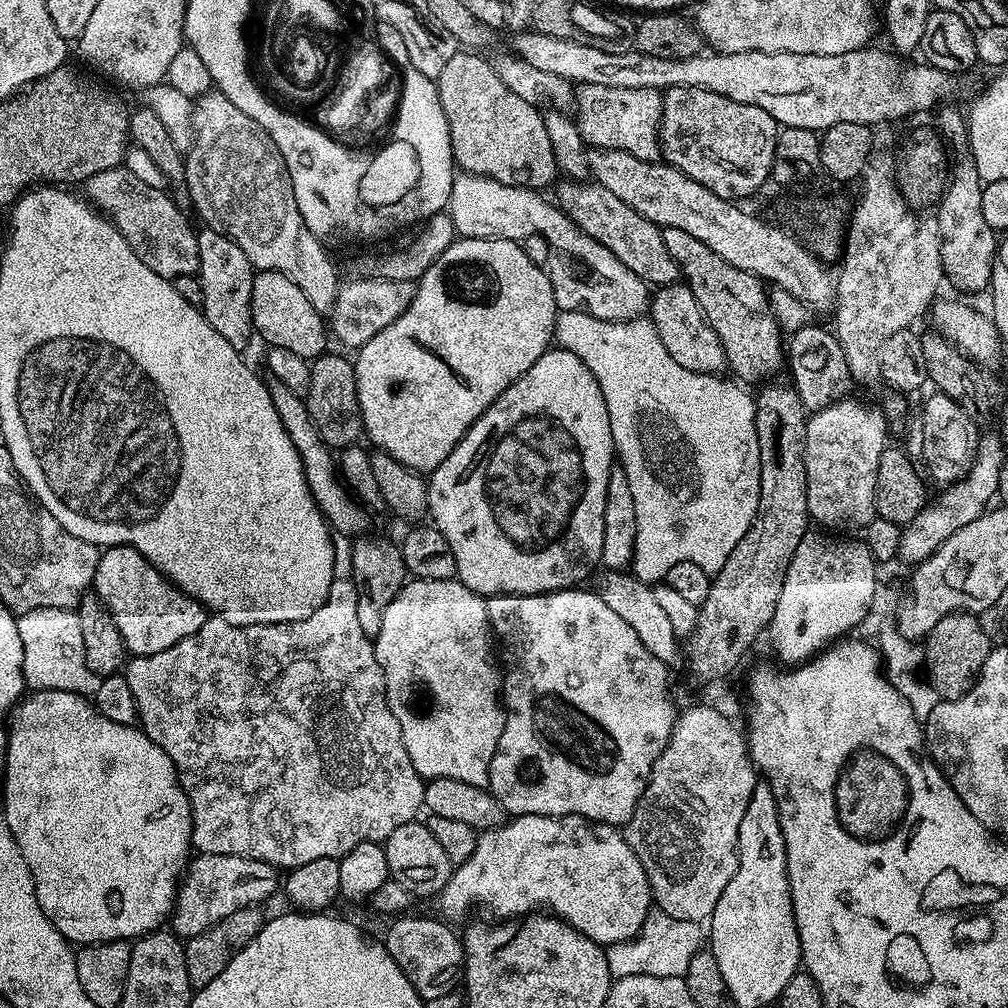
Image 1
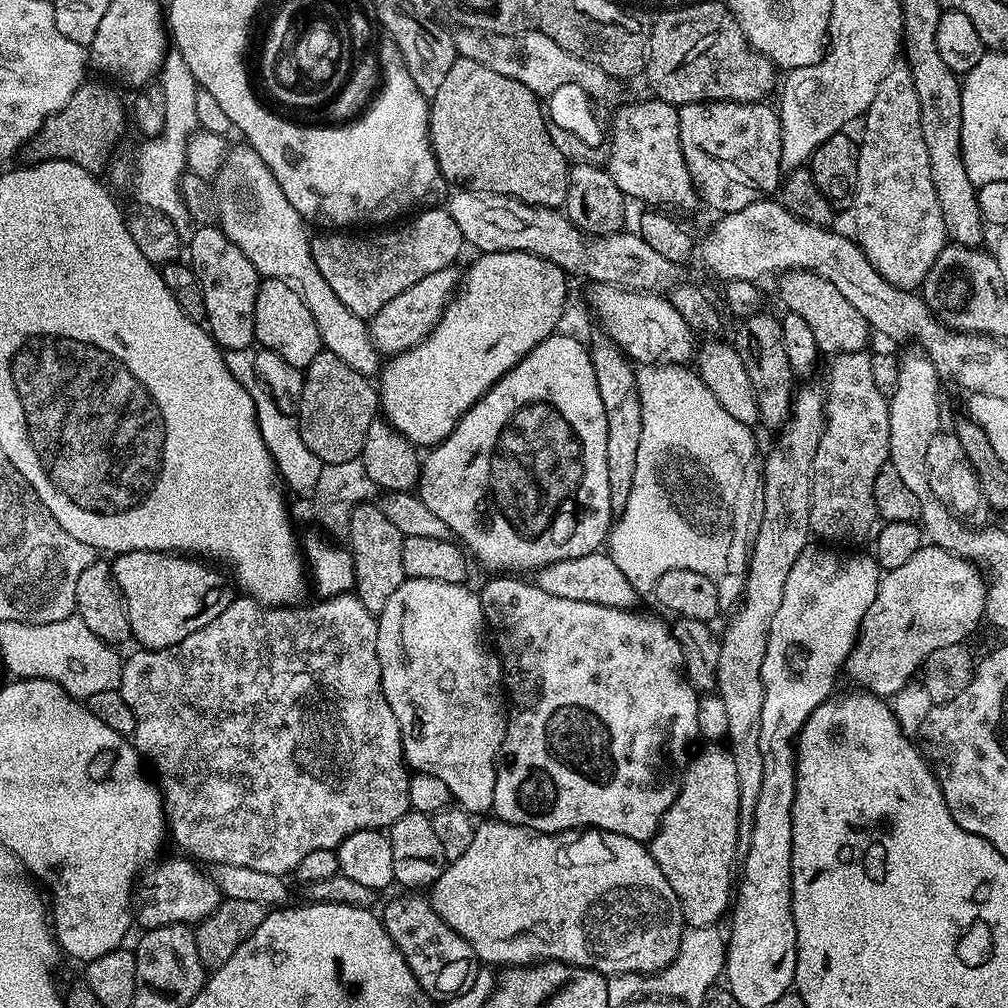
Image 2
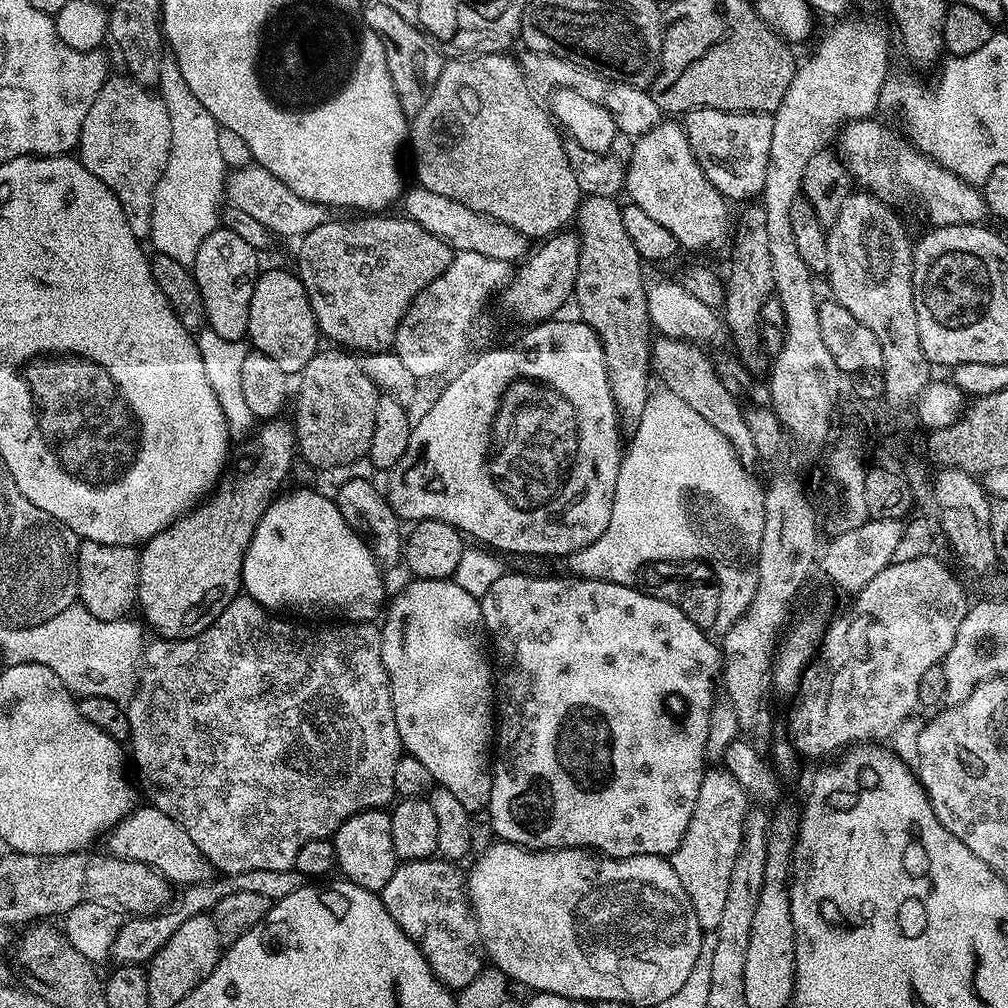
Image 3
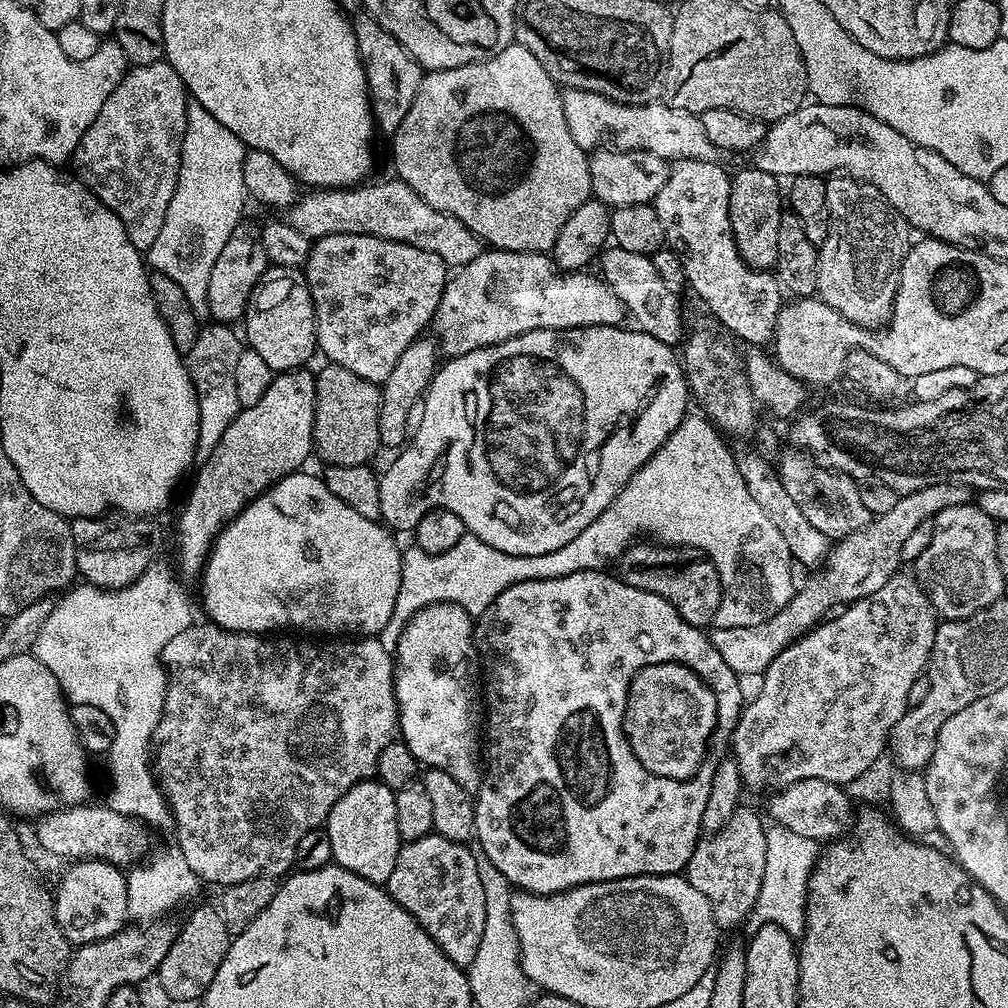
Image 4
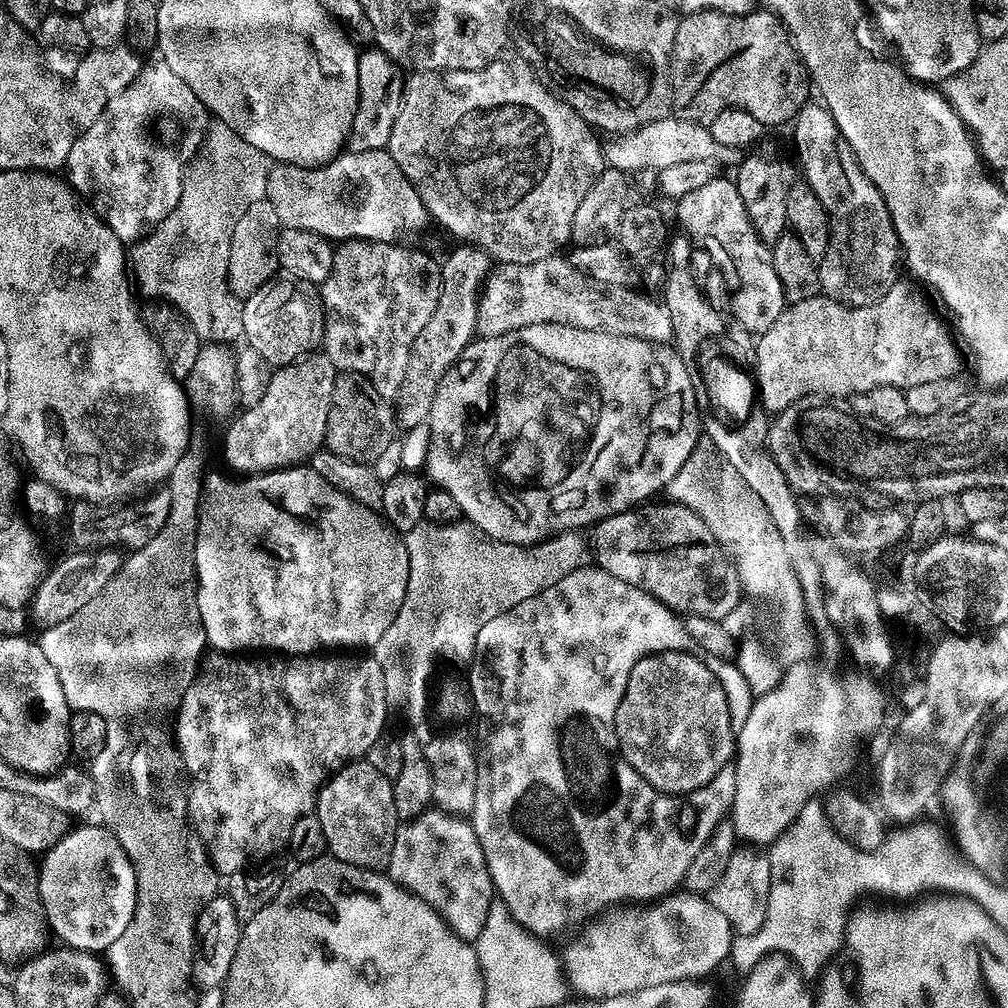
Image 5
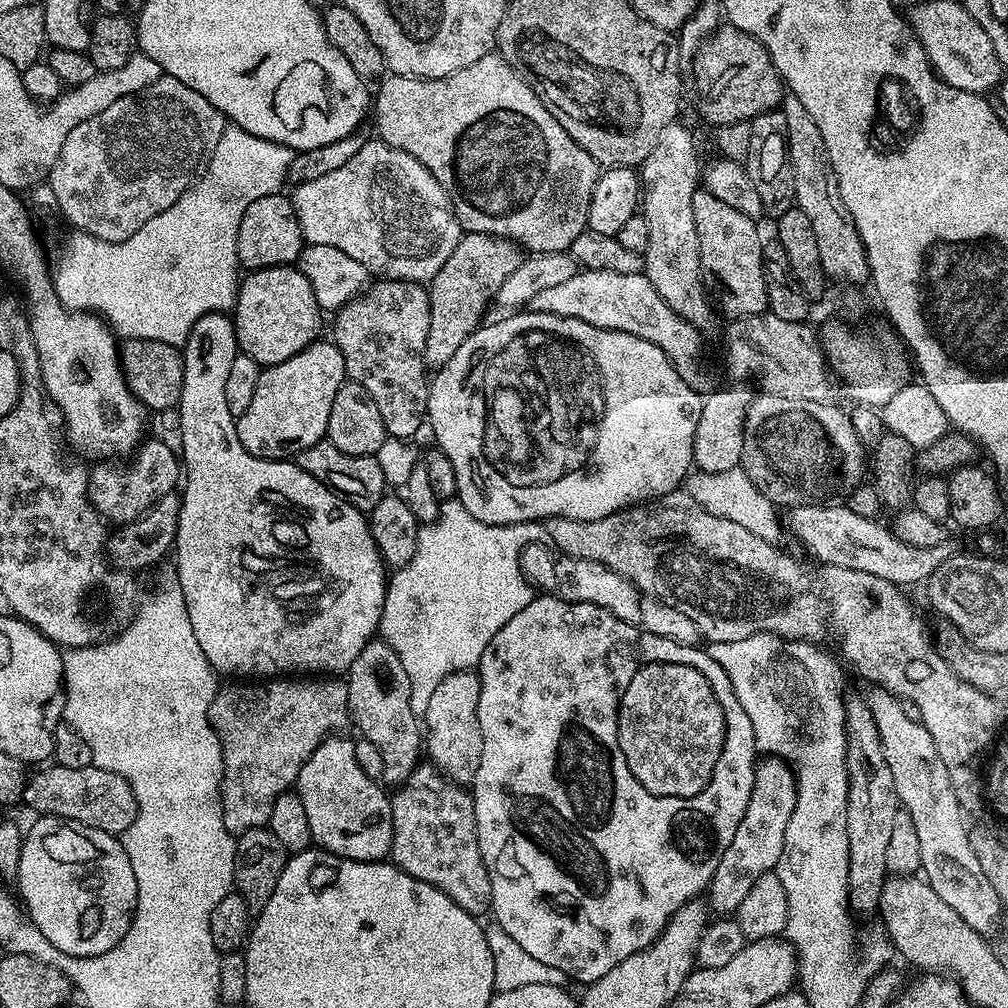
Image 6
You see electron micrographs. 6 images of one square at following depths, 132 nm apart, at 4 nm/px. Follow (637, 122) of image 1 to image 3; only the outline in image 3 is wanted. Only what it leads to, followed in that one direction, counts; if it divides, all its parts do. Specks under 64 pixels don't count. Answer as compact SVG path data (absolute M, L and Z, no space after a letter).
M665 119L646 134L635 137L632 157L629 155L626 160L624 188L627 199L646 210L661 226L666 226L681 249L696 252L723 238L728 228L730 204L706 178L702 166L698 166L683 123L676 121L675 124L672 120L675 119Z

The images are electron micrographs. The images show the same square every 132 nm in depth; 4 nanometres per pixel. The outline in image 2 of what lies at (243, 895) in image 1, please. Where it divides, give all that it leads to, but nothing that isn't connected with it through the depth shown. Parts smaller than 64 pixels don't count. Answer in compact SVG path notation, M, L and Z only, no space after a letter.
M188 858L180 859L184 860L161 859L153 863L139 877L138 899L134 904L134 916L135 919L136 916L140 919L141 929L147 930L167 924L195 926L201 920L205 920L220 905L222 895L211 875L205 870L203 872L200 869L203 867L199 863Z

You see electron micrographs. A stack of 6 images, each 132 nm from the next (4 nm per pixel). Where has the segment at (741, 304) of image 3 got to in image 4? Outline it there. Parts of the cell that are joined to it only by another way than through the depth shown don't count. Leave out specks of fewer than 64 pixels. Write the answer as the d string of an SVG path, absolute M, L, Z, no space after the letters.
M745 166L737 176L731 177L730 226L738 254L752 268L772 270L778 258L778 222L782 211L782 184L774 174Z

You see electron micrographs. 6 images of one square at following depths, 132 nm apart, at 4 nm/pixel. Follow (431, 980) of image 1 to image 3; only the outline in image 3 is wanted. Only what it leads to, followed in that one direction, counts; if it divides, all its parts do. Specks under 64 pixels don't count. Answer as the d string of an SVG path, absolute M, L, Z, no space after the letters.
M443 858L405 860L397 863L390 882L378 894L390 910L390 918L422 950L430 970L450 990L470 986L486 964L480 931L468 902L466 876L456 868L453 861Z

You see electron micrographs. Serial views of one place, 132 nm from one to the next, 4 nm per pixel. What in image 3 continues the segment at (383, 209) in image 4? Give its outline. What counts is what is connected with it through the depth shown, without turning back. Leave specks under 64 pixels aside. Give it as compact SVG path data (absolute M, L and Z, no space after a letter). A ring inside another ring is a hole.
M250 162L244 168L229 171L226 196L231 207L243 210L246 214L250 214L250 218L262 222L262 226L266 226L276 238L305 236L310 230L314 230L314 226L322 226L330 219L330 210L326 205L298 198L298 194L294 194L294 190L290 190L286 182L278 182L274 174L270 174L255 162ZM419 186L405 191L402 196L403 215L412 220L422 230L430 230L442 242L446 242L456 252L470 254L486 254L486 258L498 258L520 262L529 255L529 237L524 236L514 226L506 226L506 222L498 222L489 216L470 210L470 206L462 206L462 202L454 202L450 198L442 198L442 194L434 194L434 190L426 190Z

